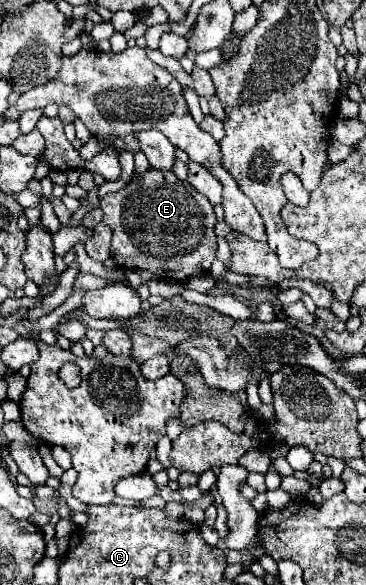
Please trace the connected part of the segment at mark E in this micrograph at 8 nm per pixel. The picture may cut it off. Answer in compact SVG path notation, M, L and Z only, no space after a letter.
M148 169L142 175L134 175L132 181L118 193L108 193L100 207L104 211L102 223L112 229L110 257L122 269L148 269L158 279L174 279L182 281L194 275L206 275L210 271L212 261L216 259L216 233L214 223L216 215L212 203L198 193L188 181L178 179L172 171Z

